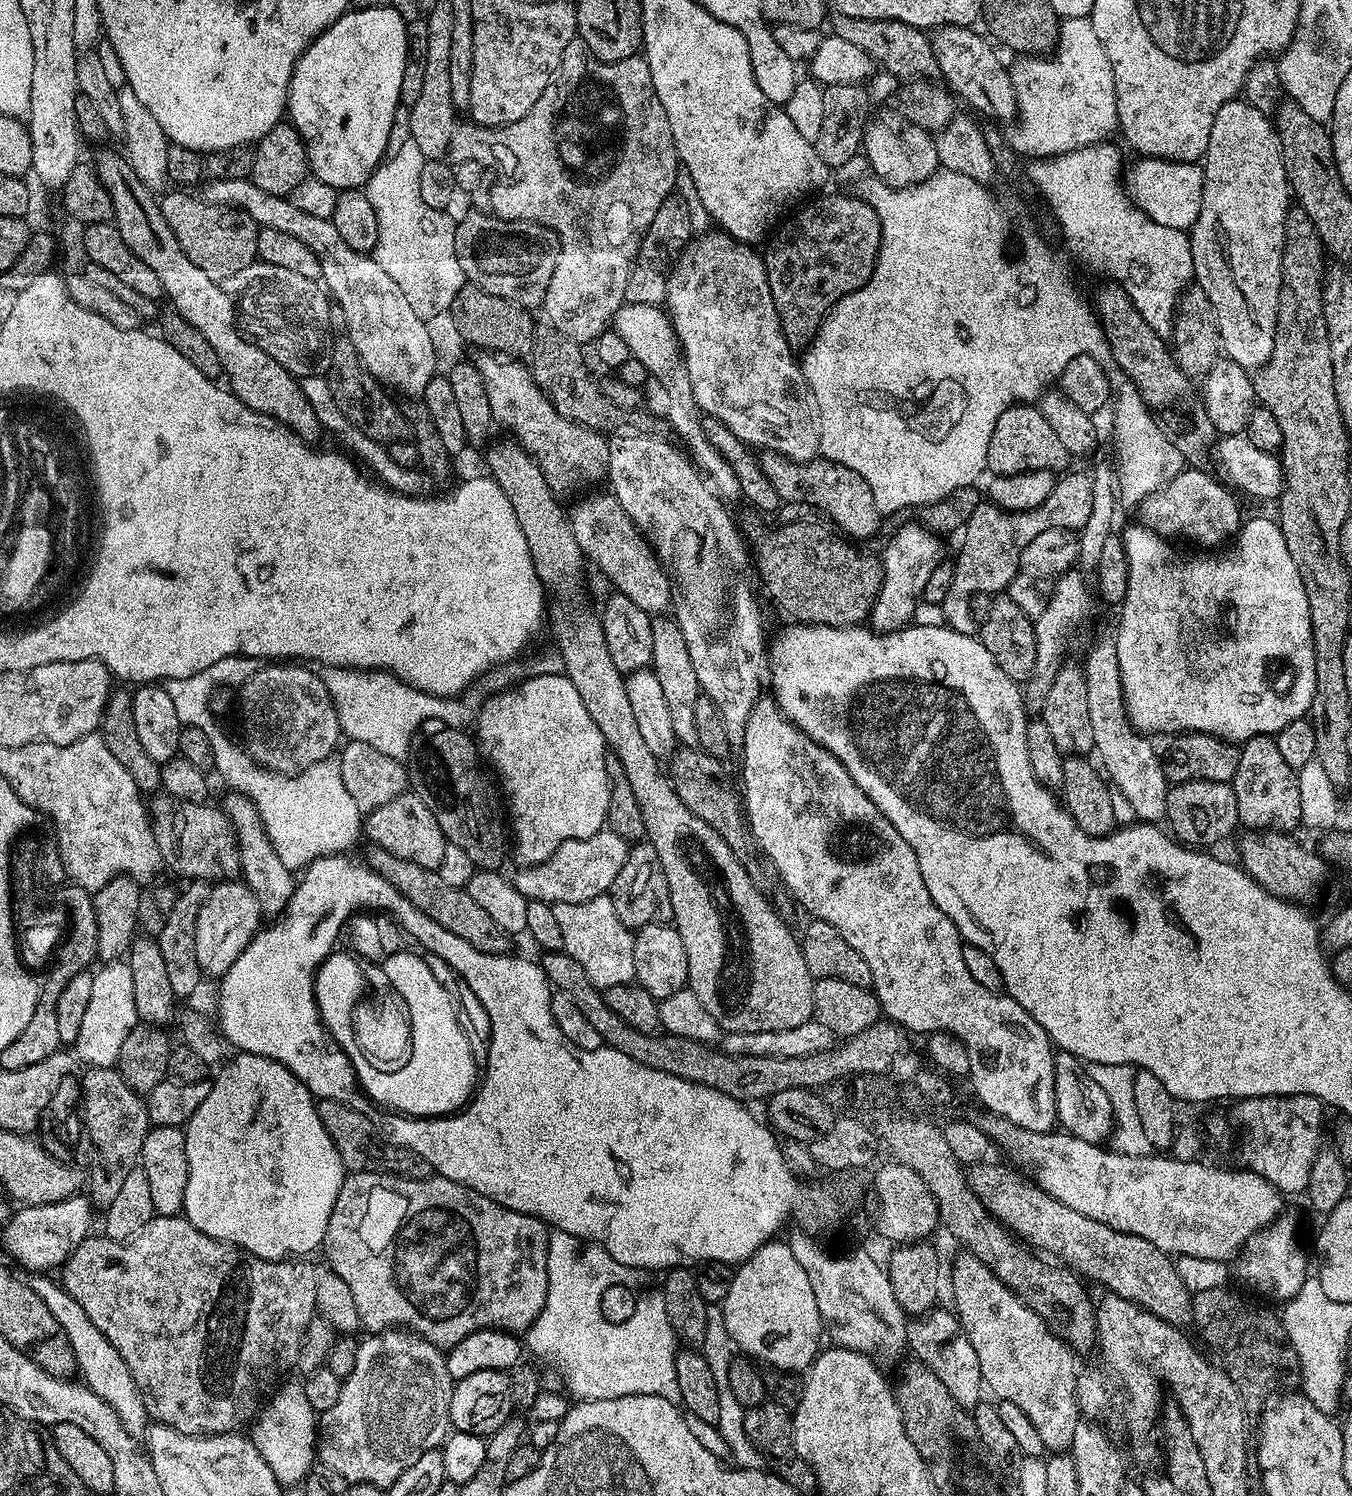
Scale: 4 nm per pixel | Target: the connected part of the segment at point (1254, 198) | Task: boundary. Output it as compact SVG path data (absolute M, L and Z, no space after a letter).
M1243 98L1227 100L1222 106L1222 110L1218 110L1218 114L1214 114L1214 126L1210 126L1210 142L1208 143L1208 149L1204 151L1202 157L1202 167L1204 170L1202 210L1194 222L1194 226L1190 230L1194 280L1198 287L1204 291L1206 298L1210 298L1210 306L1214 306L1214 314L1216 315L1218 330L1220 331L1220 342L1223 355L1227 357L1227 359L1238 362L1238 366L1242 366L1245 370L1255 370L1260 368L1270 358L1272 333L1274 331L1274 324L1270 319L1269 305L1267 308L1266 305L1260 304L1260 260L1272 260L1272 262L1278 262L1282 258L1286 214L1290 207L1290 187L1286 170L1283 166L1282 146L1279 145L1279 136L1276 133L1276 127L1273 124L1273 121L1269 119L1265 113L1254 110L1254 106L1250 106L1247 100Z

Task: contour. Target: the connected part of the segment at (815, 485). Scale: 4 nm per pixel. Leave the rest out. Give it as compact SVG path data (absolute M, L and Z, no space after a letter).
M764 450L758 459L766 478L770 478L770 486L778 490L783 503L808 503L815 510L828 512L837 525L832 524L856 542L870 539L879 530L882 513L878 506L874 506L874 494L870 494L870 486L866 486L862 474L854 474L854 470L823 458L791 460L777 452Z

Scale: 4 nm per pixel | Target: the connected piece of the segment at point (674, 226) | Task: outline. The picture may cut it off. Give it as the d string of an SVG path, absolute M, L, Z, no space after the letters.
M679 194L668 196L666 202L658 206L658 214L654 214L654 222L650 222L650 226L644 231L632 276L626 278L624 303L638 306L663 305L668 298L668 274L680 253L692 243L693 239L694 229L686 202Z

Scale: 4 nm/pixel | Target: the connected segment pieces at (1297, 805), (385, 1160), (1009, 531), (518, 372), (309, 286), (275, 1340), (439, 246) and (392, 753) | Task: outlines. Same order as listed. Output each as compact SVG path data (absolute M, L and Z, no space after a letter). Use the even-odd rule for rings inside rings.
M1255 736L1239 745L1238 770L1231 780L1238 802L1240 824L1248 830L1291 833L1301 827L1302 801L1298 799L1297 769L1282 759L1272 736Z
M320 1100L318 1107L322 1124L330 1134L345 1169L354 1172L387 1172L390 1176L405 1176L408 1180L427 1180L433 1175L432 1164L414 1154L409 1148L391 1143L383 1131L364 1112L351 1108L351 1103L342 1100Z
M1065 471L1057 479L1054 490L1050 490L1050 498L1046 498L1046 502L1042 502L1042 506L1034 510L1007 512L997 504L981 502L974 510L974 514L970 514L970 518L964 523L962 529L964 541L960 544L960 553L952 564L954 582L950 582L950 590L940 604L947 627L958 634L976 636L978 625L971 616L971 599L974 594L1003 593L1009 582L1016 577L1022 550L1026 550L1026 545L1032 539L1038 538L1038 534L1055 528L1080 530L1086 526L1093 509L1093 477L1089 473L1072 471Z
M484 354L481 357L481 360L478 360L478 367L484 379L486 394L490 398L493 421L499 427L501 424L502 427L512 431L511 439L521 444L531 454L555 496L558 498L576 496L583 488L588 488L607 477L609 437L605 433L586 428L563 417L552 405L545 389L536 384L531 367L527 363L517 362L512 358L497 358L492 354Z
M263 262L251 264L246 270L234 274L226 284L229 289L252 288L259 280L264 280L264 337L259 337L260 348L297 378L323 377L330 370L334 351L334 308L329 293L320 280L311 280L302 274L294 274L294 270L282 270L282 266ZM280 332L288 336L288 340L280 340Z
M155 1215L131 1240L111 1240L103 1234L89 1235L63 1263L62 1286L74 1298L74 1302L78 1302L82 1310L86 1310L86 1318L90 1318L90 1322L94 1322L94 1326L98 1326L98 1330L106 1334L106 1338L116 1347L118 1354L122 1354L126 1366L130 1366L130 1374L134 1374L134 1382L138 1382L138 1390L142 1394L142 1402L146 1402L149 1417L155 1423L168 1424L187 1436L227 1436L239 1433L243 1429L240 1427L244 1423L247 1425L259 1413L262 1401L277 1387L281 1379L279 1376L283 1372L291 1373L295 1369L306 1326L310 1326L312 1317L317 1315L316 1268L308 1265L308 1262L304 1258L263 1260L237 1244L210 1238L202 1230L195 1228L183 1215Z
M405 139L405 144L393 151L380 165L372 171L372 177L368 180L366 191L370 198L370 206L374 206L374 214L378 214L378 242L374 258L394 282L398 282L398 290L406 294L406 302L426 322L432 322L435 316L440 316L449 311L458 294L465 286L464 271L458 266L458 258L454 250L454 234L456 224L447 215L447 211L431 208L422 202L422 194L418 190L418 174L424 165L422 150L412 139Z
M328 666L322 677L337 712L341 731L349 738L364 741L395 760L405 761L415 739L400 722L400 690L392 682L396 675L385 669L357 669Z

